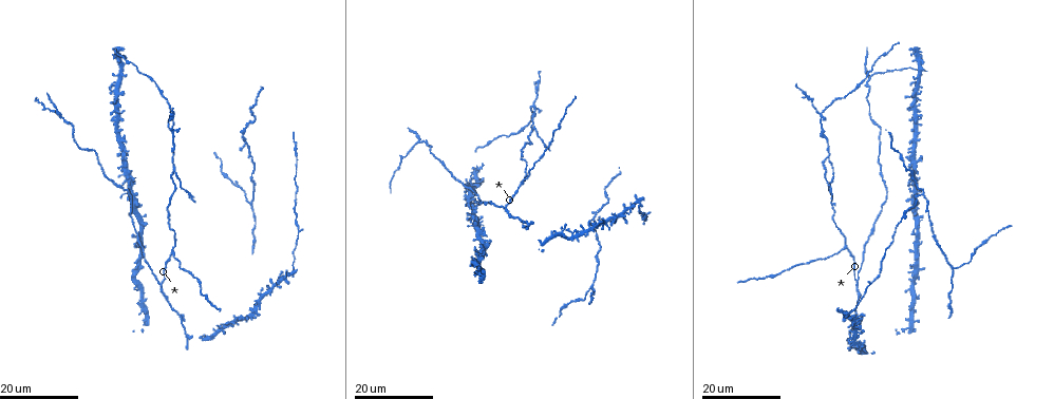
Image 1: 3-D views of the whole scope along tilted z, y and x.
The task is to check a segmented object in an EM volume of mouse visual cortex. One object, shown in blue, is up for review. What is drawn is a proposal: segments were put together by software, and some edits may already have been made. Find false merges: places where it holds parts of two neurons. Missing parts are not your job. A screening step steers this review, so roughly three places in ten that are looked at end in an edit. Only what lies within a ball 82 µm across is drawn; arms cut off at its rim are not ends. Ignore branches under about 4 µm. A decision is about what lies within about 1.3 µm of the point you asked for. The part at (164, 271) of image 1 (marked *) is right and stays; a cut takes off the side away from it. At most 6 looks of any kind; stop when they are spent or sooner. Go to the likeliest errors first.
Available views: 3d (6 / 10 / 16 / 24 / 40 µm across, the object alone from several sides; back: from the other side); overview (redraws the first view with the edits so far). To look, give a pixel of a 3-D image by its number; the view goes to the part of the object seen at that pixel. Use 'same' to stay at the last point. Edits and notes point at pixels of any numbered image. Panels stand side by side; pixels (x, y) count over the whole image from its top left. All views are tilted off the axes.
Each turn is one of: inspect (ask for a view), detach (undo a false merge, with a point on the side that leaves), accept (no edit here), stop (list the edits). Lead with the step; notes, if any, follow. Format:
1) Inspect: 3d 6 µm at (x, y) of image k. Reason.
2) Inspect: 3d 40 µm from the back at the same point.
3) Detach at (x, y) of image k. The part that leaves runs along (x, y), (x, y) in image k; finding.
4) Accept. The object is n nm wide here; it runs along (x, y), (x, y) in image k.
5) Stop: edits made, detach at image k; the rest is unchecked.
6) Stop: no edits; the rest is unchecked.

Inspect: 3d 16 µm at (173, 167) of image 1. Three arms meet.

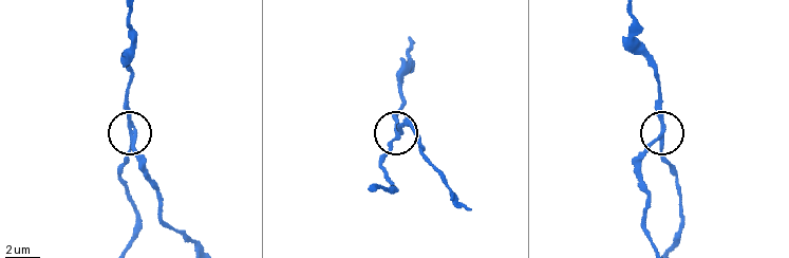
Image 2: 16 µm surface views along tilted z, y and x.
Inspect: 3d 10 µm at (659, 139) of image 2. Zoom in.

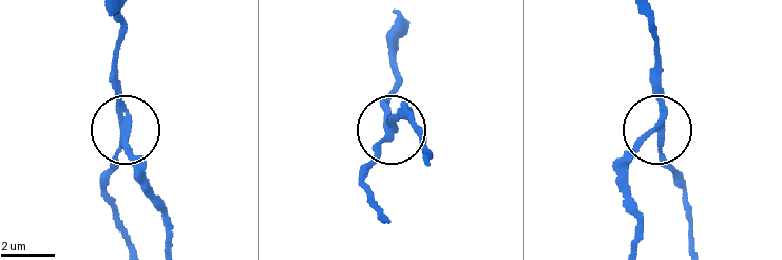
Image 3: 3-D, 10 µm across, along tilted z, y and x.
Detach at (392, 119) of image 3. The part that leaves runs along (661, 106), (659, 125), (625, 175), (637, 240) in image 3; a second neuron is stuck on.

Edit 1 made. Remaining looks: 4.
Inspect: 3d 24 µm at (419, 141) of image 1. Side arm on a straight run.

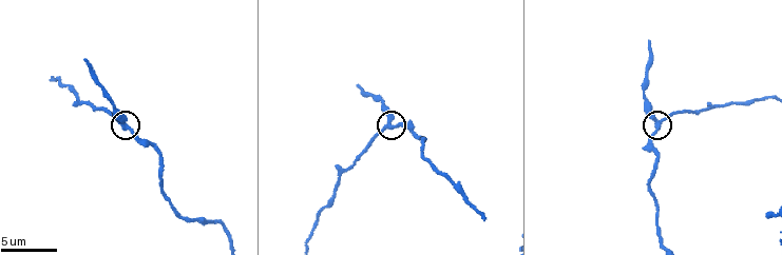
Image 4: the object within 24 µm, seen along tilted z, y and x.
Inspect: 3d 6 µm at (389, 120) of image 4. Zoom in.

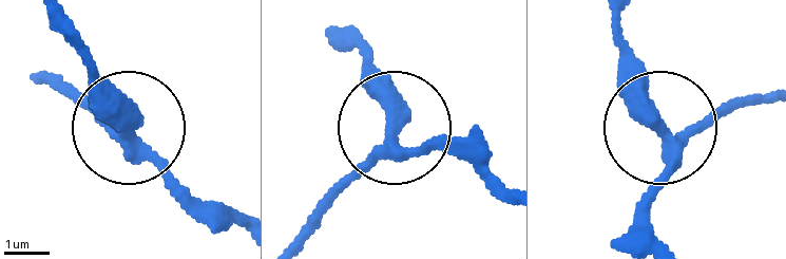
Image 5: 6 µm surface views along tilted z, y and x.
Accept. The side arm is 8 µm long; it runs along (503, 197), (441, 141), (400, 140), (366, 55) in image 5; continuous, no second neuron.

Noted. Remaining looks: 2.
Inspect: 3d 16 µm at (821, 115) of image 1. Small branch off a trunk.

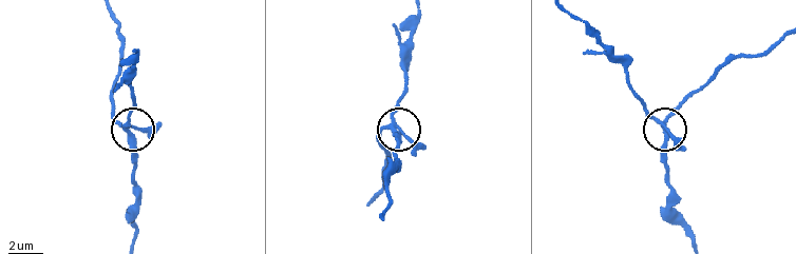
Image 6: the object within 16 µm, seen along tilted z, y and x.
Inspect: 3d 6 µm at (662, 121) of image 6. Zoom in.

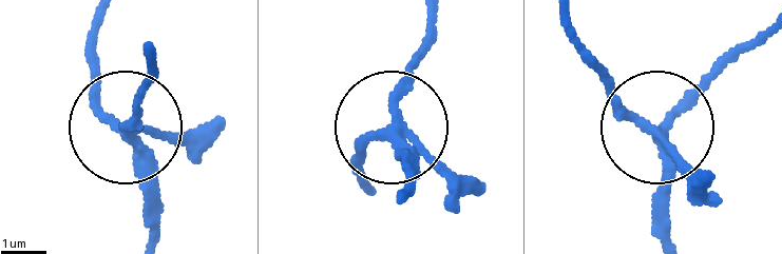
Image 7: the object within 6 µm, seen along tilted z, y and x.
Detach at (187, 150) of image 7. 4 arms meet here; the part that leaves runs along (397, 124), (427, 17) in image 7; a second neuron is stuck on.

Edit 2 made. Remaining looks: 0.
Stop: edits made, detach at image 3, detach at image 7; the rest is unchecked.

